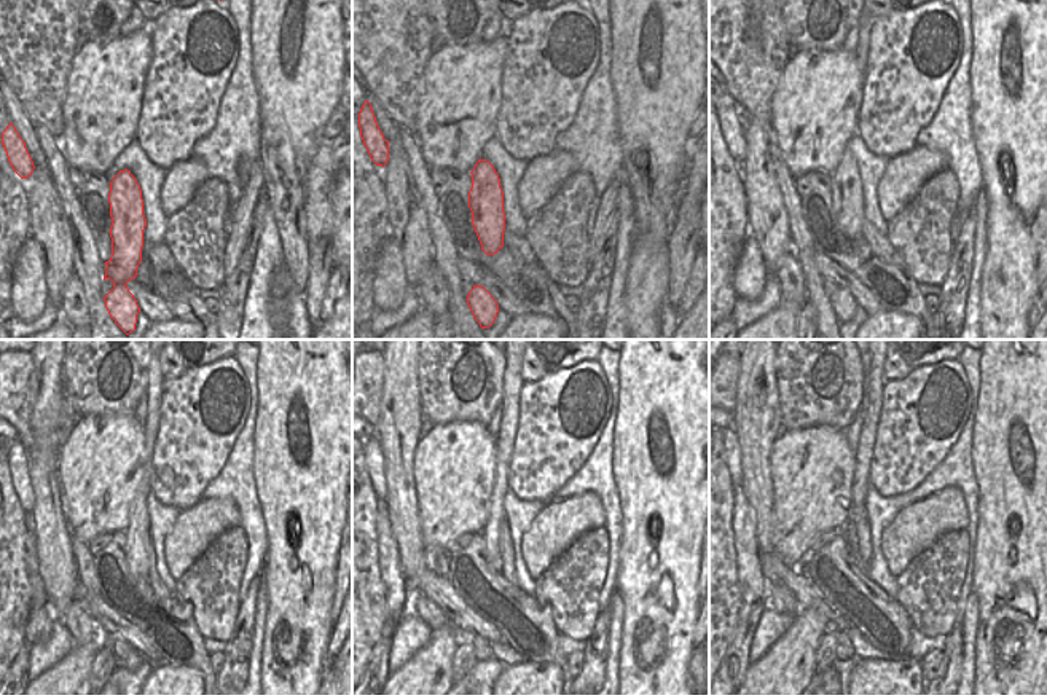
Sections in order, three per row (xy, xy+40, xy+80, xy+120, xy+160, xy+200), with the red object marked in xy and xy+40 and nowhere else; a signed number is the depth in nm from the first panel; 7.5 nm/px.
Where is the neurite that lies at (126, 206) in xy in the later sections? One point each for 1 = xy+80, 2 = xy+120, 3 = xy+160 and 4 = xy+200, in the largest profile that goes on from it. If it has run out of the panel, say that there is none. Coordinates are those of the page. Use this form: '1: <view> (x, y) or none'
1: xy+80 (847, 188)
2: xy+120 (139, 550)
3: xy+160 (499, 549)
4: xy+200 (874, 381)

